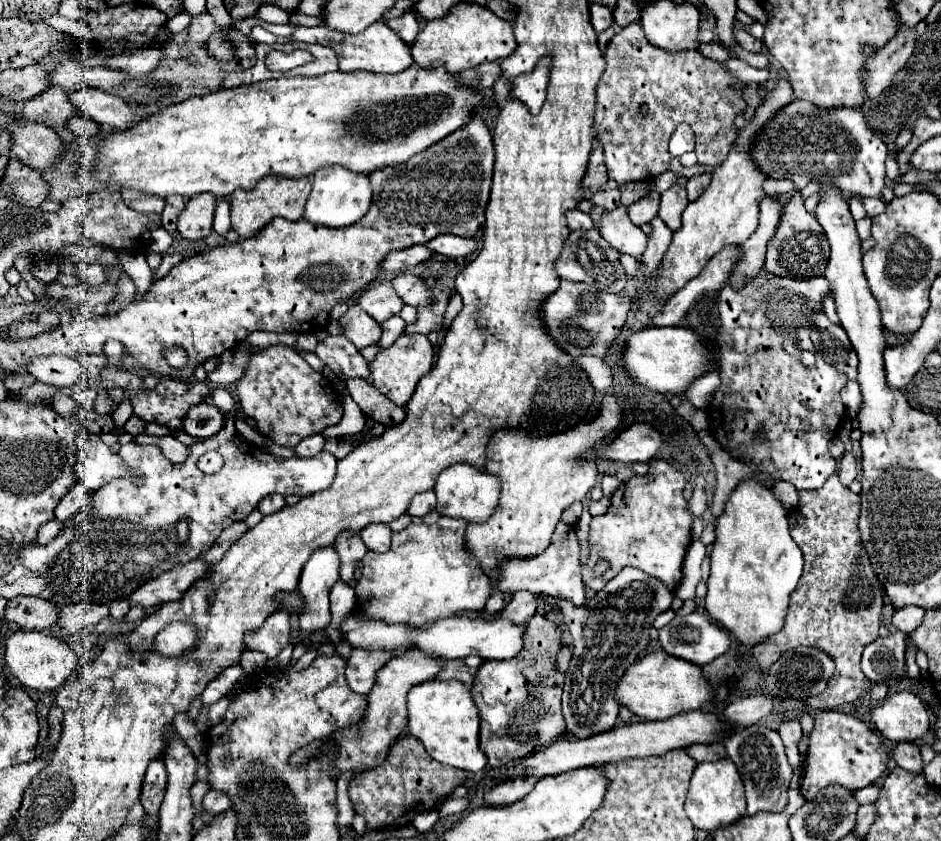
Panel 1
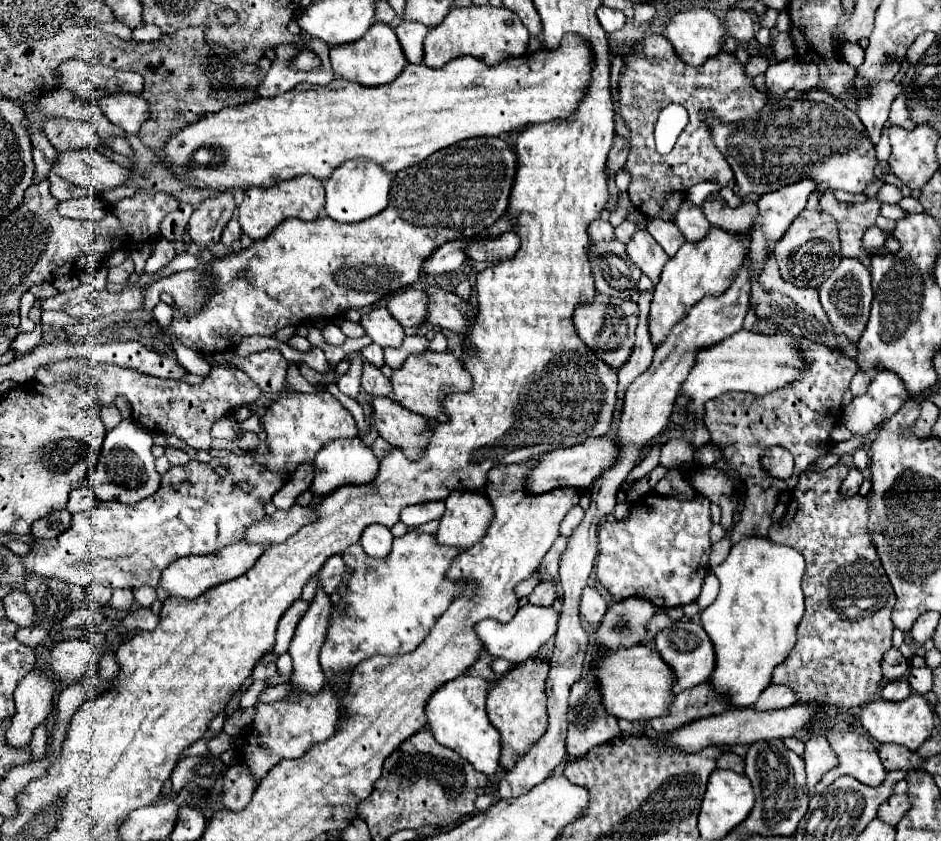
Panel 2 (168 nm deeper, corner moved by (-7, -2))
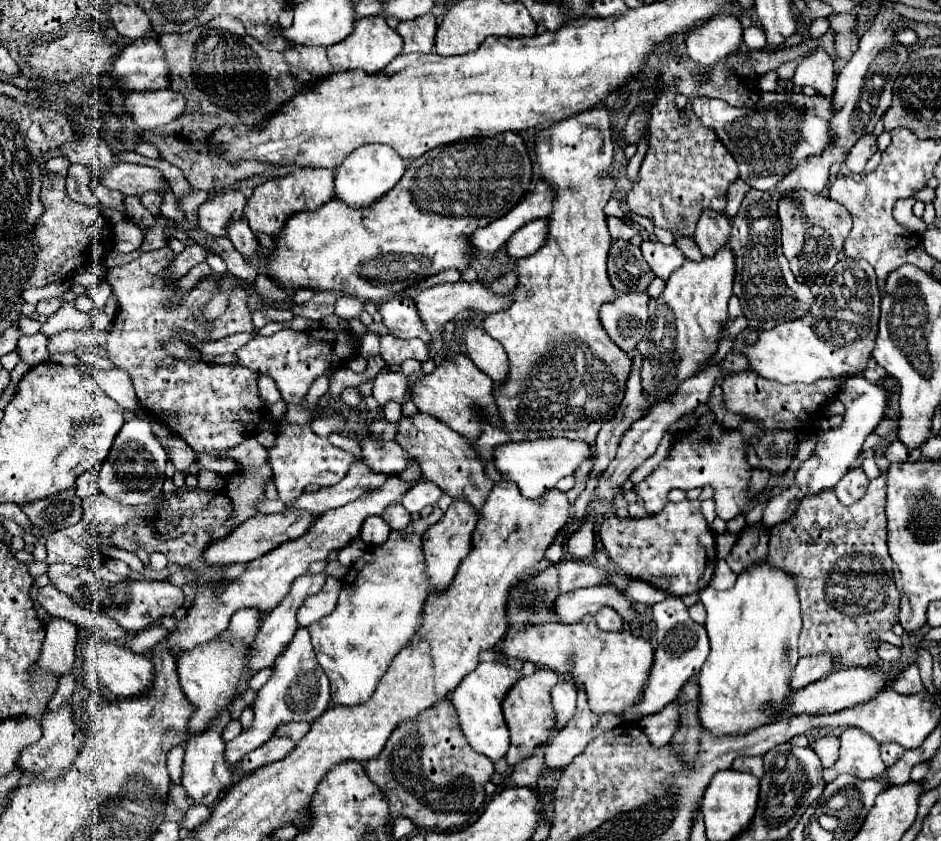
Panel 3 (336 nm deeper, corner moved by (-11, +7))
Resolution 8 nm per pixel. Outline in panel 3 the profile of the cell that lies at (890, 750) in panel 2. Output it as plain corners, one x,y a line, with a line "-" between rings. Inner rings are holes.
883,744
881,746
881,758
883,758
883,762
885,762
885,766
891,766
891,764
895,764
901,756
903,756
903,752
905,752
905,748
903,746
899,746
899,744

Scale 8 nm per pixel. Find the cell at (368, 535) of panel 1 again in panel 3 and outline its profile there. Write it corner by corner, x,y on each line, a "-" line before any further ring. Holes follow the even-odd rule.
367,516
367,520
361,526
361,540
369,546
383,544
383,540
387,540
389,530
389,524
381,516

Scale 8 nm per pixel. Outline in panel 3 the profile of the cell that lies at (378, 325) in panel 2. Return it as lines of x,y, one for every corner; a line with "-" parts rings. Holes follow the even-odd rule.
391,298
377,306
383,324
397,338
421,338
425,344
433,342
433,336
427,332
415,304
411,298

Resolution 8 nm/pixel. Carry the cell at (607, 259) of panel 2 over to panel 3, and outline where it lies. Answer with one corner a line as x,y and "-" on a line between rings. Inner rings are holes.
615,240
607,262
609,278
617,294
621,292
643,292
653,280
649,264
643,260
639,246
631,242

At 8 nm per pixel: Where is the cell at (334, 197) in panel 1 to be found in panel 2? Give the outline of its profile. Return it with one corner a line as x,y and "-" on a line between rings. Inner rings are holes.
351,159
351,161
341,163
333,171
333,175
325,181
325,191
327,191
325,215
341,223
355,223
355,221
363,221
377,215
389,203
391,179
393,177
385,173
375,161

